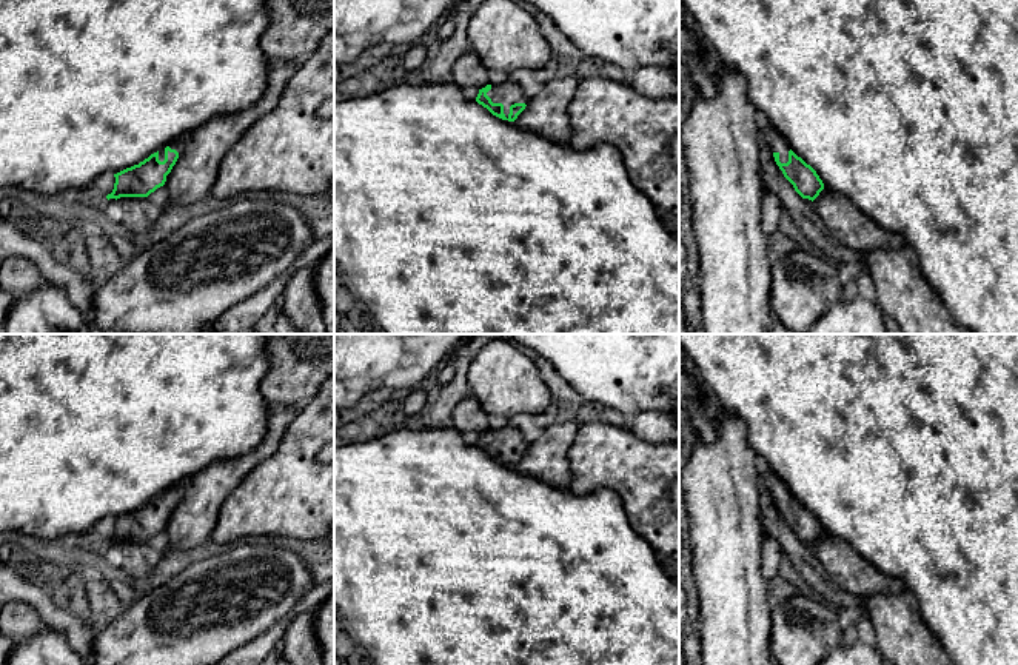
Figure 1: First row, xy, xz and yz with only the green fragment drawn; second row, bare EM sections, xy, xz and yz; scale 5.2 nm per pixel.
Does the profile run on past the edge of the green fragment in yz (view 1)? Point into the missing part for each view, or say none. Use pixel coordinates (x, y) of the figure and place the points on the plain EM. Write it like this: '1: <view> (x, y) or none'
1: yz (773, 484)

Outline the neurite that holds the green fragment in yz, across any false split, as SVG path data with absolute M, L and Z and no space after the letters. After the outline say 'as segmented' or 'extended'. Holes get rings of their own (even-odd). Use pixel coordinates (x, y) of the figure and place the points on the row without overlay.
M761 463L761 482L772 494L776 510L795 536L809 545L815 545L824 534L824 528L816 516L798 502L789 491L782 479L769 466Z; extended

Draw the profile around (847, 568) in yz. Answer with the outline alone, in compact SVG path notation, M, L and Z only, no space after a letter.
M824 531L813 551L832 582L859 600L906 590L901 579L884 574L852 545L830 533Z

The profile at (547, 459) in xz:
M559 422L544 428L514 470L558 490L567 490L571 482L568 454L579 426L576 422Z

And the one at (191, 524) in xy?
M270 406L262 442L251 451L208 463L199 471L166 520L168 550L196 550L209 540L220 510L237 485L279 446L288 425L297 416L294 406Z

